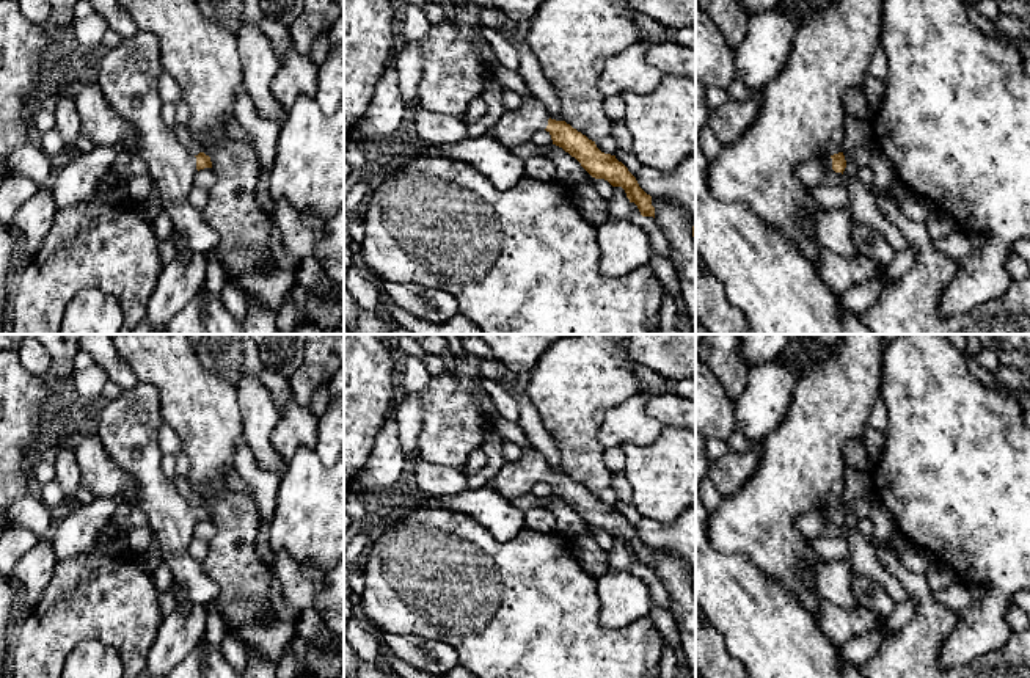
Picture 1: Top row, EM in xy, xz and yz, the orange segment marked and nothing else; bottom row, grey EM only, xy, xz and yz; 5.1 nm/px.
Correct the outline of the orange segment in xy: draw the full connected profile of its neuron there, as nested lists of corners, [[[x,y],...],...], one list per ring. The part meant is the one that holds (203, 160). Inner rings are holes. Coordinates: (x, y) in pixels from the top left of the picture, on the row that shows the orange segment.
[[[138,30],[94,61],[91,80],[138,133],[140,149],[135,155],[144,160],[146,174],[157,185],[162,209],[174,229],[184,235],[190,251],[214,251],[220,239],[188,201],[195,174],[212,168],[212,162],[204,152],[192,155],[162,119],[157,82],[163,69],[157,38]]]

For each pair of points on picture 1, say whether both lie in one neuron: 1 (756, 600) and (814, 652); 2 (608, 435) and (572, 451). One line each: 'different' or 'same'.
1: same
2: different

